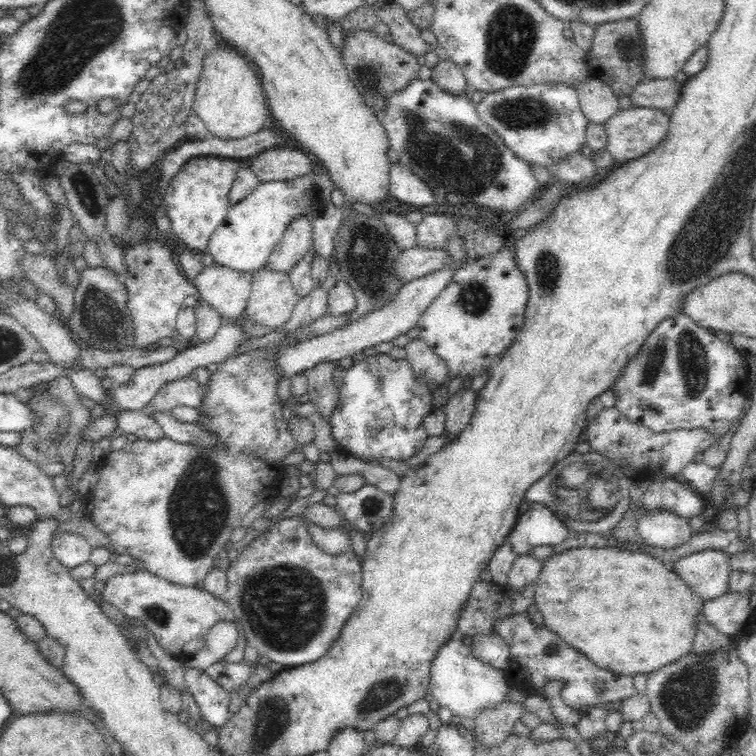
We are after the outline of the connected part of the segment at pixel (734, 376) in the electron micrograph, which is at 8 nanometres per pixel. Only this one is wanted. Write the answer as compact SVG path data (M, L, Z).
M679 313L660 322L639 353L623 368L611 386L617 400L615 408L630 422L645 426L652 432L704 428L722 438L732 422L742 415L744 398L750 394L748 359L751 359L748 353L737 350L731 343L722 342L686 314Z

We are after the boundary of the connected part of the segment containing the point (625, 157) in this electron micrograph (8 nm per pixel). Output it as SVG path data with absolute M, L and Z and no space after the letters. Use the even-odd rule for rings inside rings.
M630 107L618 109L603 124L606 134L606 152L619 164L632 159L640 158L643 154L650 152L666 138L669 131L669 117L662 109L652 107Z

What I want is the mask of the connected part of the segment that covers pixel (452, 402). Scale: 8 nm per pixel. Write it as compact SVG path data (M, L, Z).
M463 386L454 394L449 395L448 403L443 408L446 414L444 434L448 436L448 442L458 436L472 420L477 396L478 393L472 387Z

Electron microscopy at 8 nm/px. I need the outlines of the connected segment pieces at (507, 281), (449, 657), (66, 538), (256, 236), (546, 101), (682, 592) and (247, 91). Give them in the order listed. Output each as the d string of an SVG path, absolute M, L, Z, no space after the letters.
M508 240L495 253L477 257L460 268L452 276L452 281L440 292L440 295L430 304L424 315L419 319L417 327L420 331L417 339L422 340L432 351L444 359L448 365L450 379L470 376L475 378L487 372L489 366L506 348L514 342L516 334L525 321L526 306L529 300L528 284L525 274L516 263L516 253L512 240Z
M458 635L449 637L446 643L441 644L431 662L429 691L440 706L448 707L454 715L461 718L474 720L478 711L504 701L507 684L504 671L472 656L471 648Z
M73 532L53 533L50 547L54 558L69 570L88 562L93 550L93 546L87 542L86 538Z
M313 169L292 180L258 183L252 194L228 209L224 220L212 233L206 252L212 254L216 265L238 272L256 273L265 268L268 256L280 242L288 224L296 216L307 216L311 218L315 252L329 262L334 249L333 238L344 218L343 207L336 207L332 203L330 194L334 189L328 174L320 174Z
M512 85L487 93L475 107L484 123L492 127L504 144L529 165L548 168L552 163L576 154L585 145L589 120L581 109L577 90L570 85Z
M582 547L552 555L543 561L542 570L540 571L539 578L536 580L536 588L534 588L534 602L543 615L544 625L552 628L558 636L562 636L576 650L582 650L582 654L588 656L596 666L606 668L606 670L610 670L610 672L615 674L648 674L654 672L654 670L658 670L660 666L666 666L666 664L676 662L680 656L684 656L684 654L688 654L692 650L694 636L696 636L696 620L698 620L700 614L703 614L705 600L699 597L698 593L694 592L694 590L672 571L669 565L651 555L611 547Z
M221 42L203 58L192 112L204 122L209 134L220 139L239 139L264 129L269 114L261 78L253 63L232 45Z

